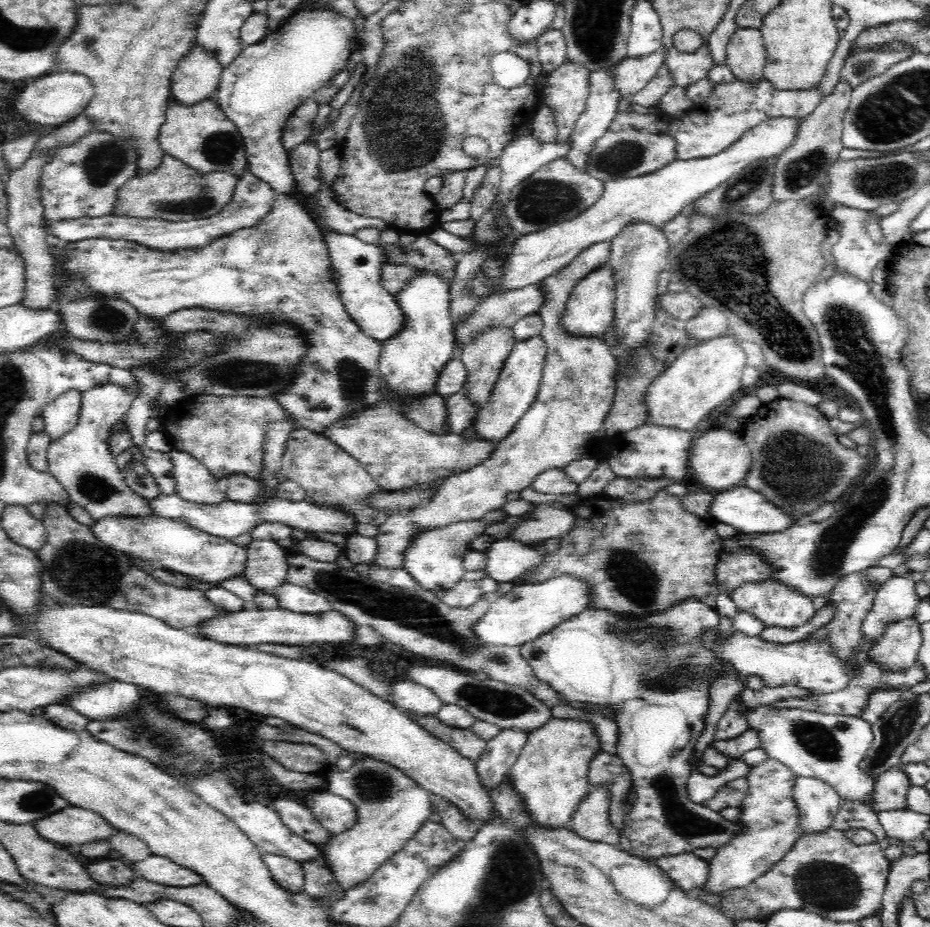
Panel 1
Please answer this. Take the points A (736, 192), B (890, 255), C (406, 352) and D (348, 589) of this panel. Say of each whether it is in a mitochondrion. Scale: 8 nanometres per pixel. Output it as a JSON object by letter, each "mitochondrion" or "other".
{"A":"mitochondrion","B":"other","C":"other","D":"mitochondrion"}

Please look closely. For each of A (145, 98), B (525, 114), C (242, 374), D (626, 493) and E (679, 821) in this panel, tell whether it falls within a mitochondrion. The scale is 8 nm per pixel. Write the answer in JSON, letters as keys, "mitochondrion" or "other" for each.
{"A":"other","B":"other","C":"mitochondrion","D":"other","E":"mitochondrion"}

